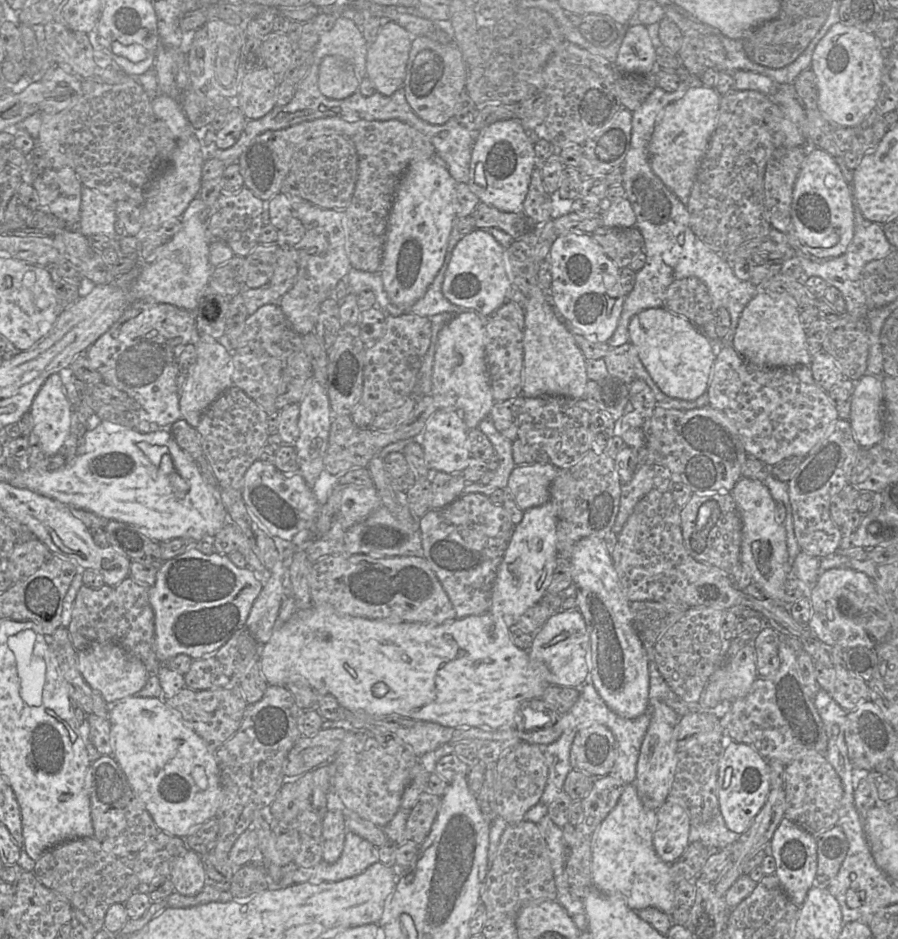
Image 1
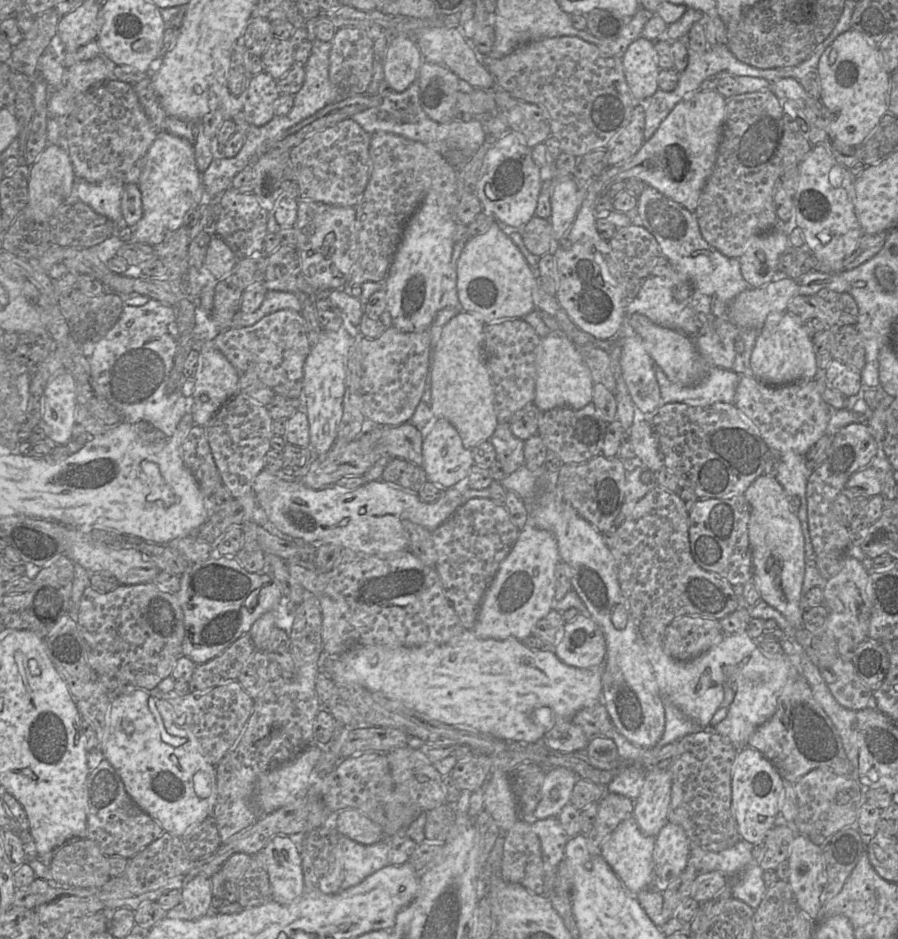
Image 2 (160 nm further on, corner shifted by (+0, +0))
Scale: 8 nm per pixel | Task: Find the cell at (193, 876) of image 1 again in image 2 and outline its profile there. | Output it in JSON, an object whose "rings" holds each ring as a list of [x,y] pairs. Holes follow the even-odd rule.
{"rings":[[[198,875],[190,880],[182,889],[182,904],[192,919],[199,919],[211,913],[212,888],[211,880]]]}

